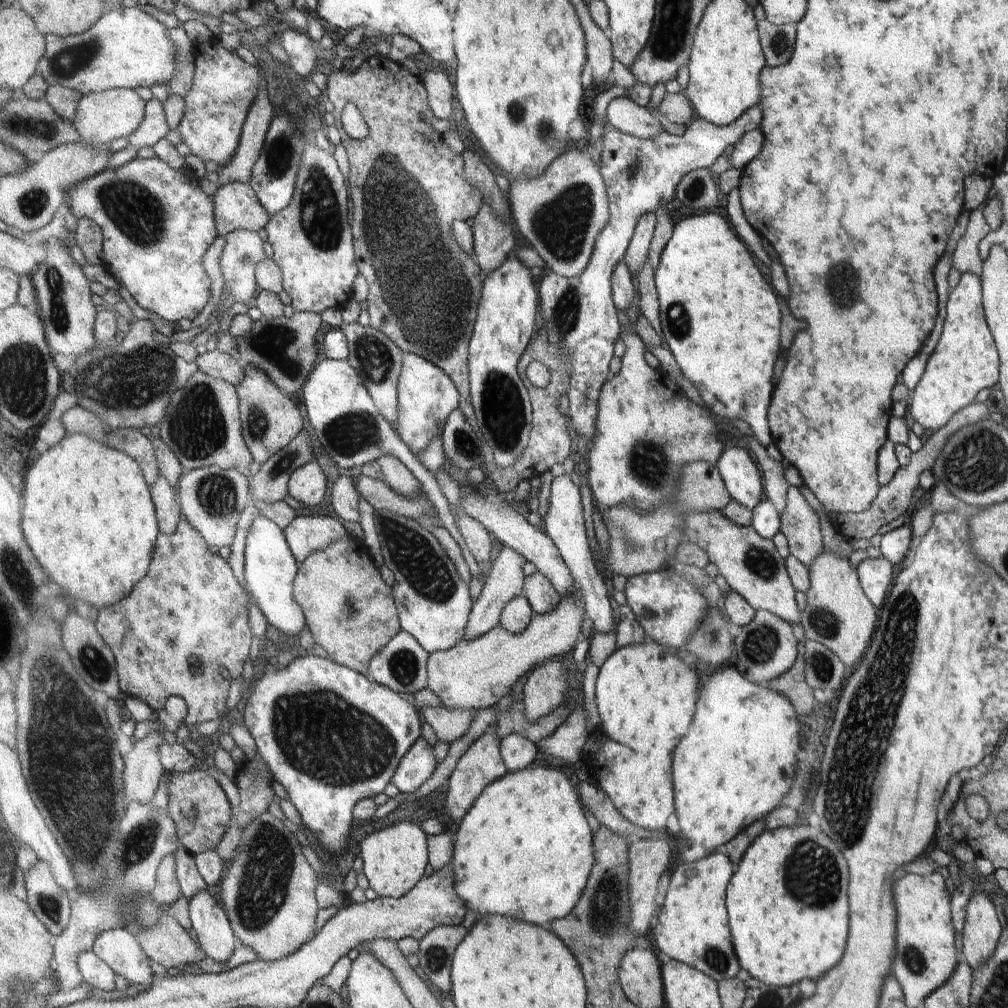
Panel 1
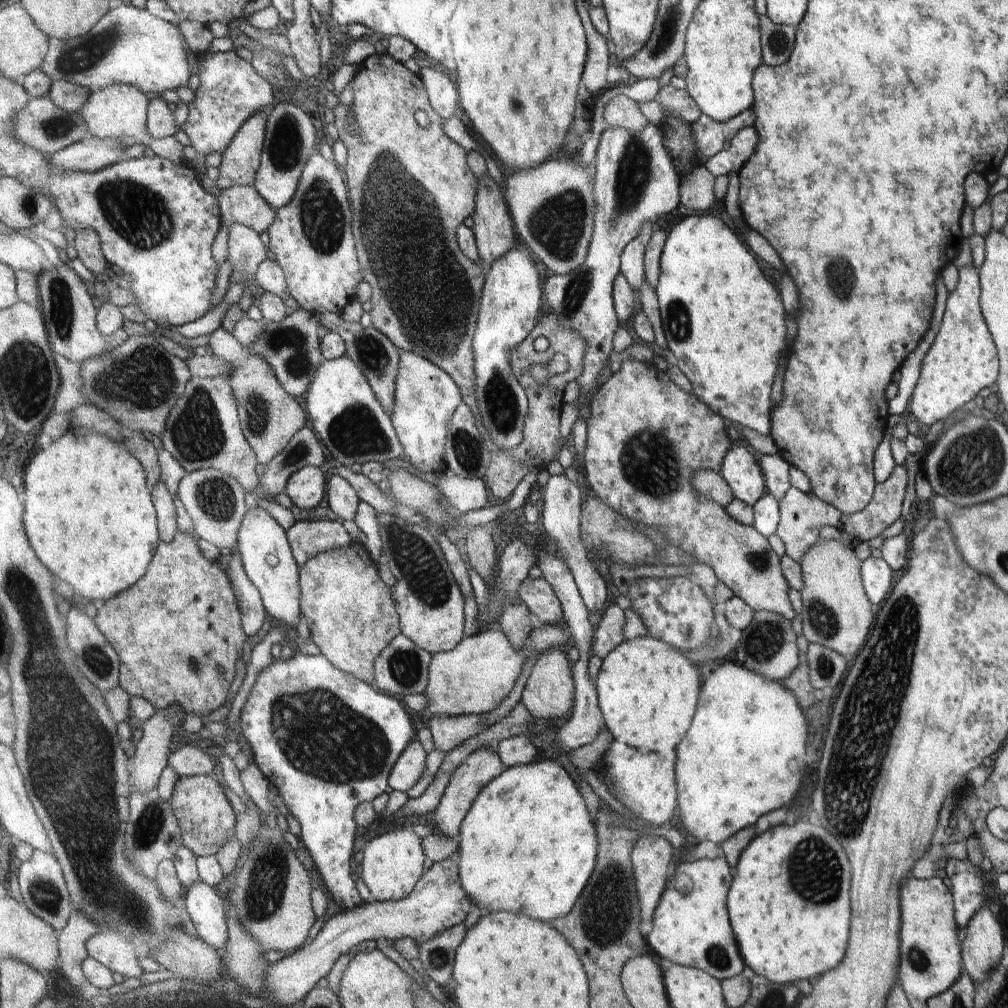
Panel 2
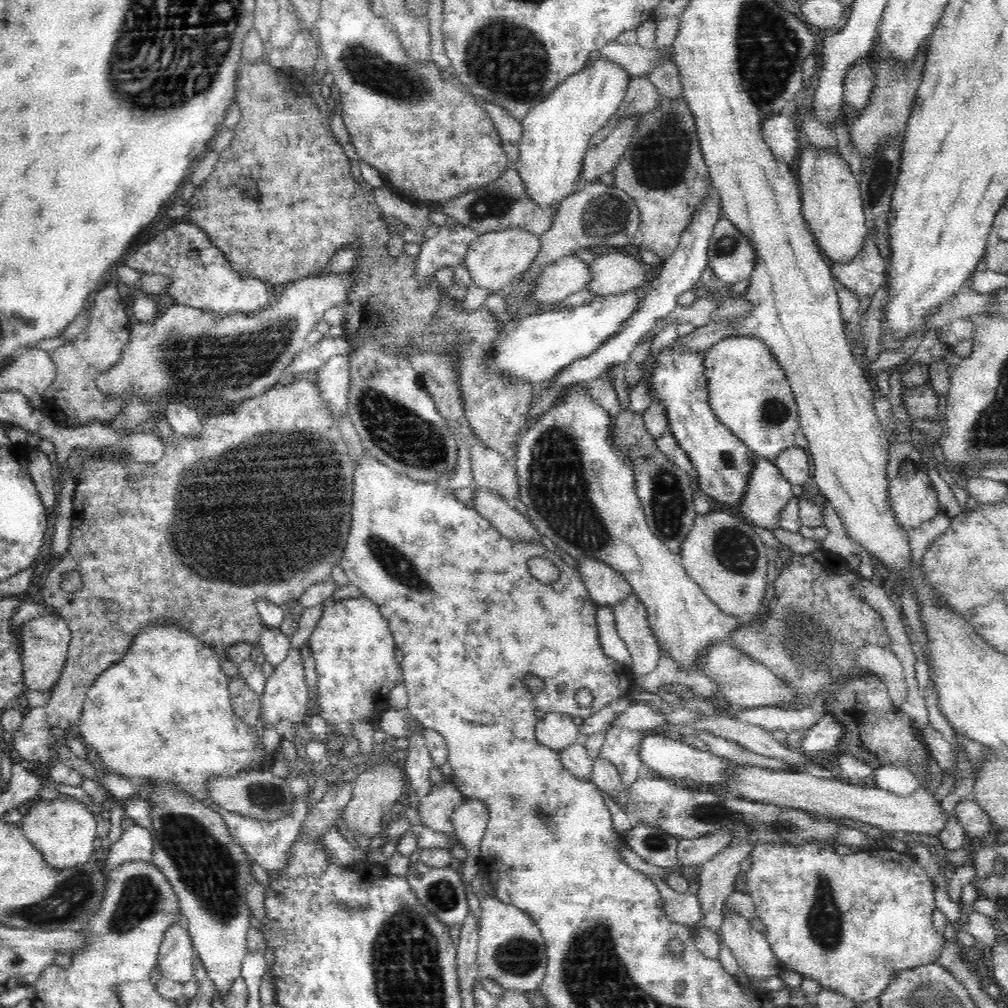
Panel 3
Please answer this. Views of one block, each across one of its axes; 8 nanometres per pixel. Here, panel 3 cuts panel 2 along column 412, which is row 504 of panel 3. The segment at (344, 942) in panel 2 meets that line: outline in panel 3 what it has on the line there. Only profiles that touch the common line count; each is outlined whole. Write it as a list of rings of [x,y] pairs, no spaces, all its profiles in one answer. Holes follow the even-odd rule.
[[[912,461],[902,464],[895,478],[890,480],[890,498],[900,525],[906,530],[920,526],[922,522],[934,518],[942,511],[938,503],[934,483],[928,477],[926,469]]]

